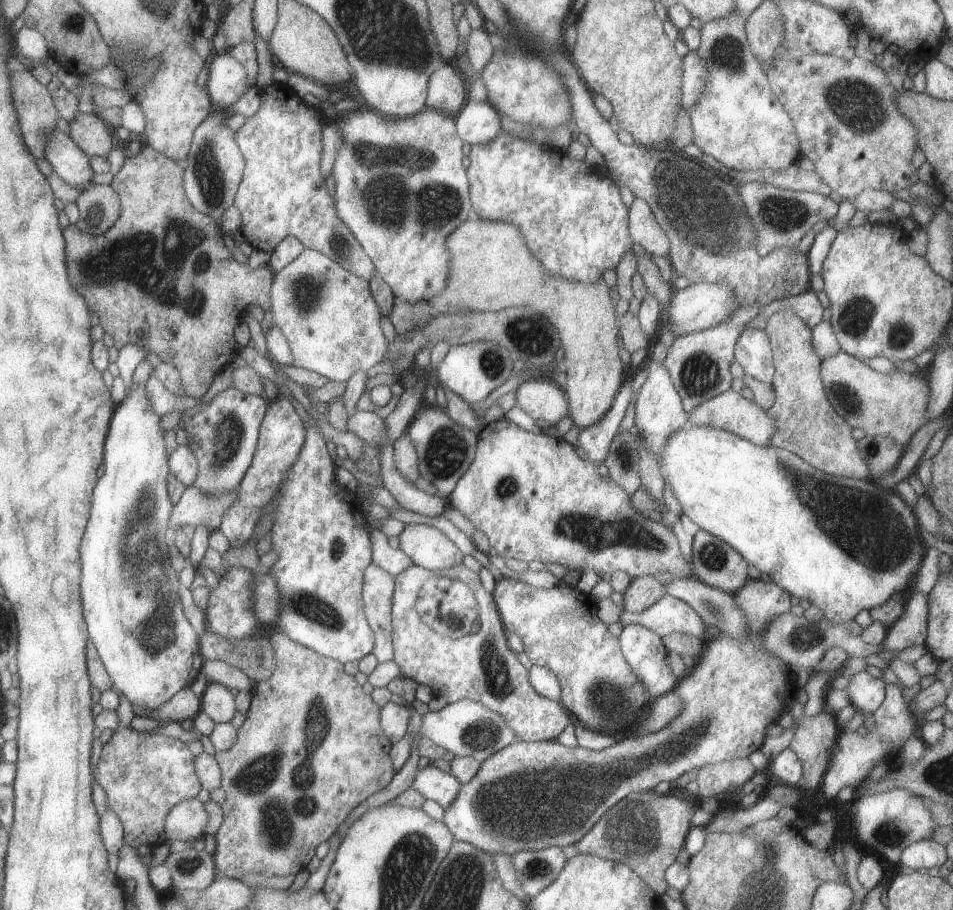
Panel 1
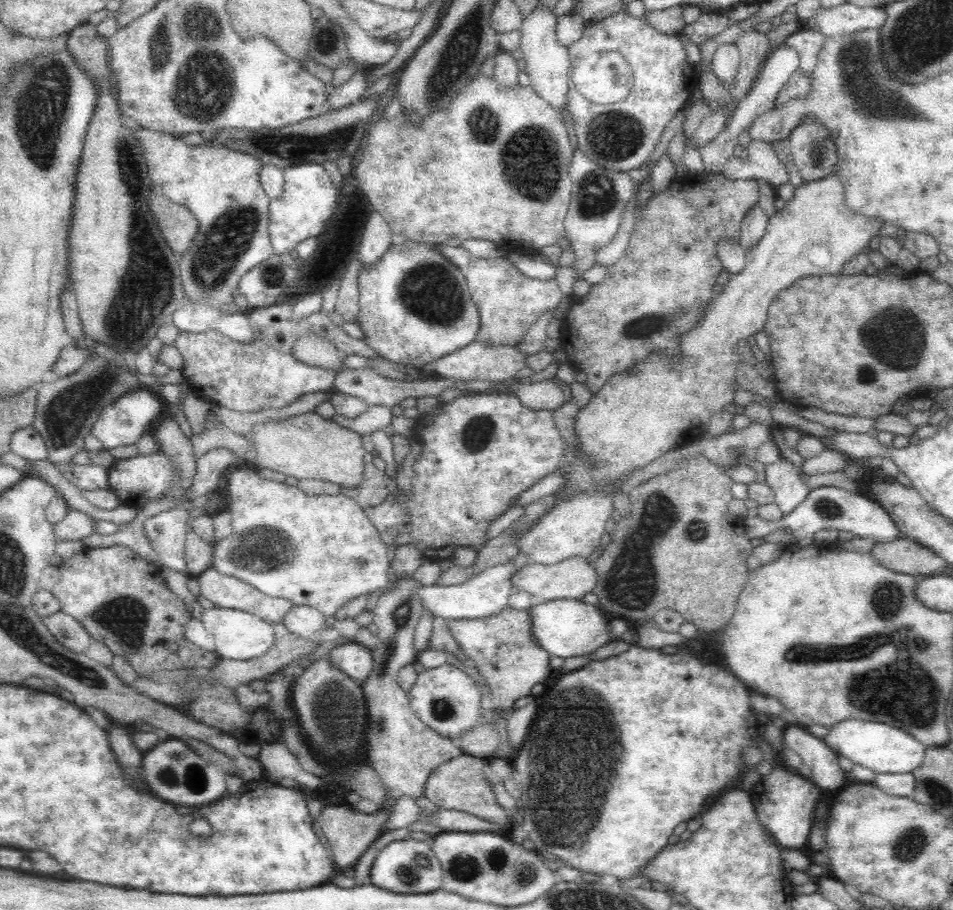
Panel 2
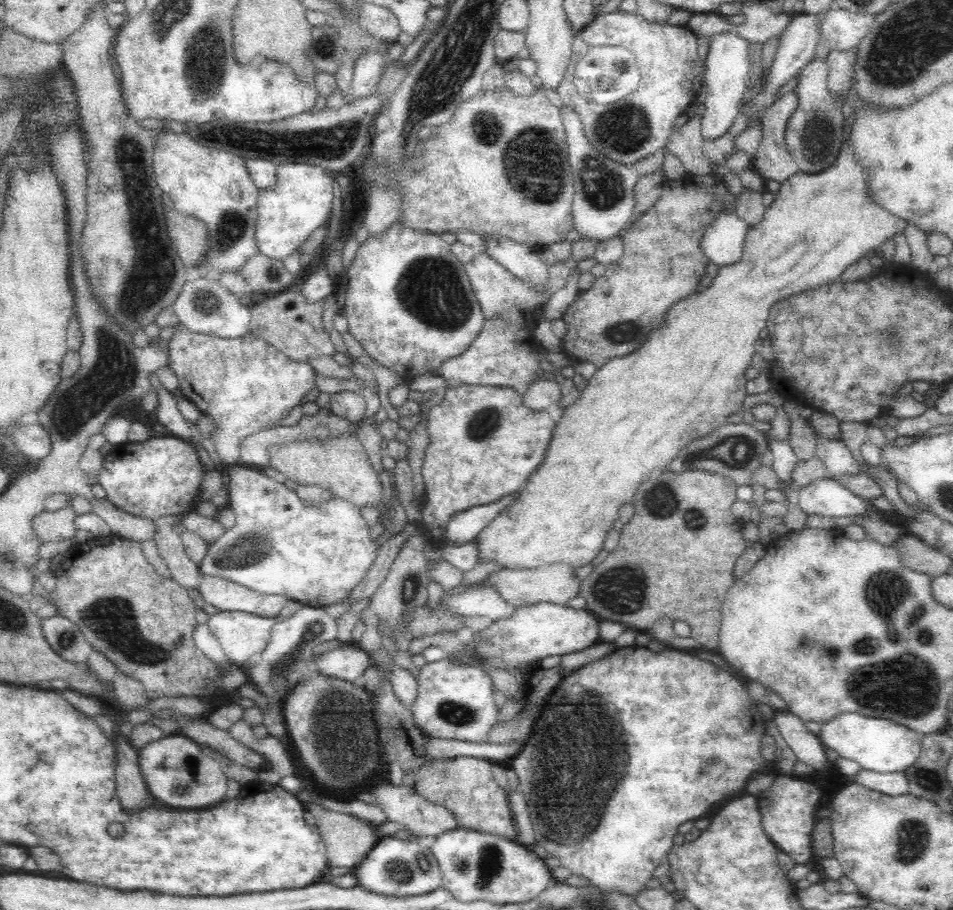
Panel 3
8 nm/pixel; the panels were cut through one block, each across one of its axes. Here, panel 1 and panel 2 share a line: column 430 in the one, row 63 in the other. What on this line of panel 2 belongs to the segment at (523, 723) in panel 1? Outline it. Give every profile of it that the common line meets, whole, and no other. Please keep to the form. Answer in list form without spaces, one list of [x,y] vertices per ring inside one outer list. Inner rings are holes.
[[[627,11],[612,14],[610,18],[587,25],[582,38],[568,48],[571,66],[576,66],[576,63],[587,54],[600,51],[618,51],[632,67],[634,83],[630,95],[614,104],[596,104],[585,99],[571,86],[567,94],[567,109],[572,114],[578,148],[605,169],[628,172],[633,168],[640,168],[648,160],[669,122],[696,98],[699,76],[694,67],[688,63],[686,49],[678,35],[662,34],[648,21],[644,22],[636,16],[631,16]]]

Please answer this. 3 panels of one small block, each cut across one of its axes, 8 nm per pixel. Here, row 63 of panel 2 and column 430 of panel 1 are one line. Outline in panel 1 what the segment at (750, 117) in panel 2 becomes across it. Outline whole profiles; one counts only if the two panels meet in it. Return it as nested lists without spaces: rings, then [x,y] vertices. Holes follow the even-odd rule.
[[[432,763],[417,772],[416,780],[412,784],[414,790],[418,790],[426,799],[435,800],[442,808],[454,802],[460,786],[461,782],[456,776],[442,771]]]

